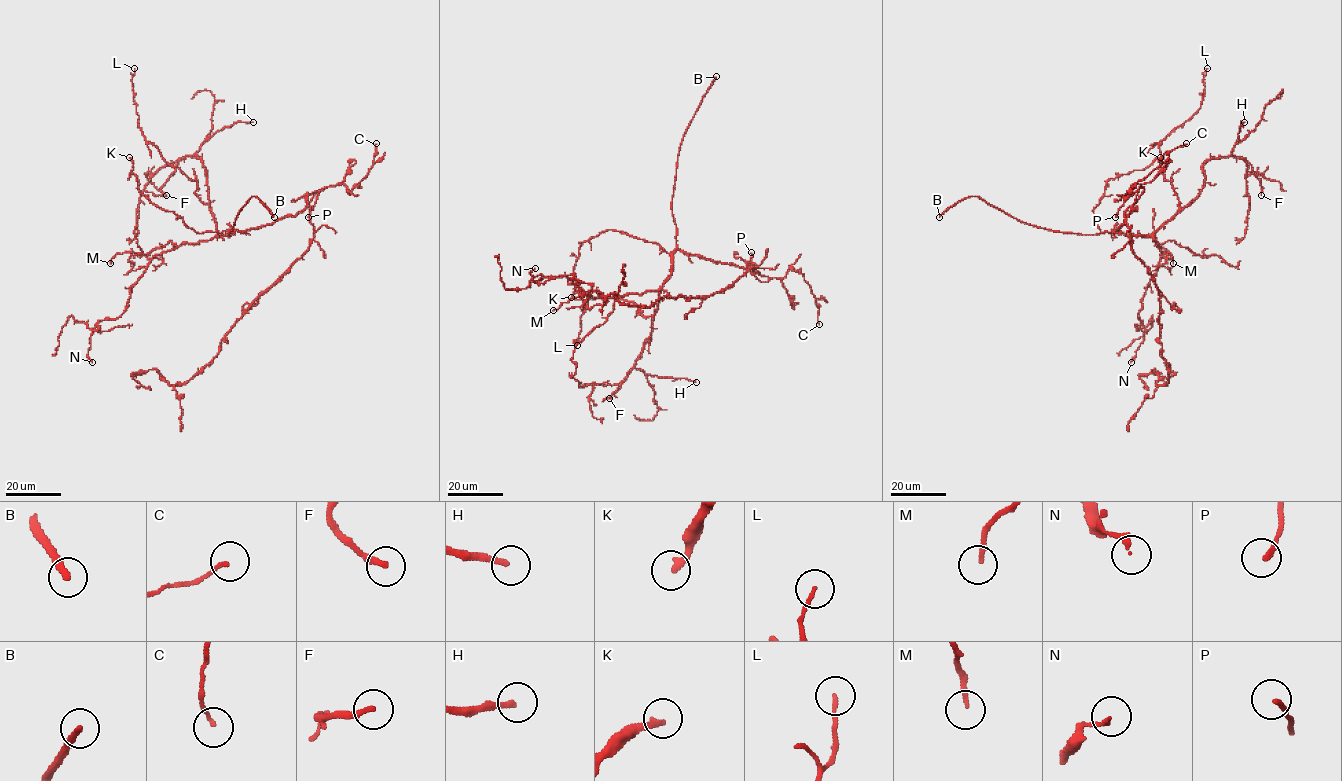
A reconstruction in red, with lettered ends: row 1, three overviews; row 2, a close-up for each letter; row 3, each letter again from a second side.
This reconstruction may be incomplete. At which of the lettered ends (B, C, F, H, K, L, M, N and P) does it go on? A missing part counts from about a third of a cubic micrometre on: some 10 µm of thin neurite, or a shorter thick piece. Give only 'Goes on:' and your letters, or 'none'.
Goes on: B, H

